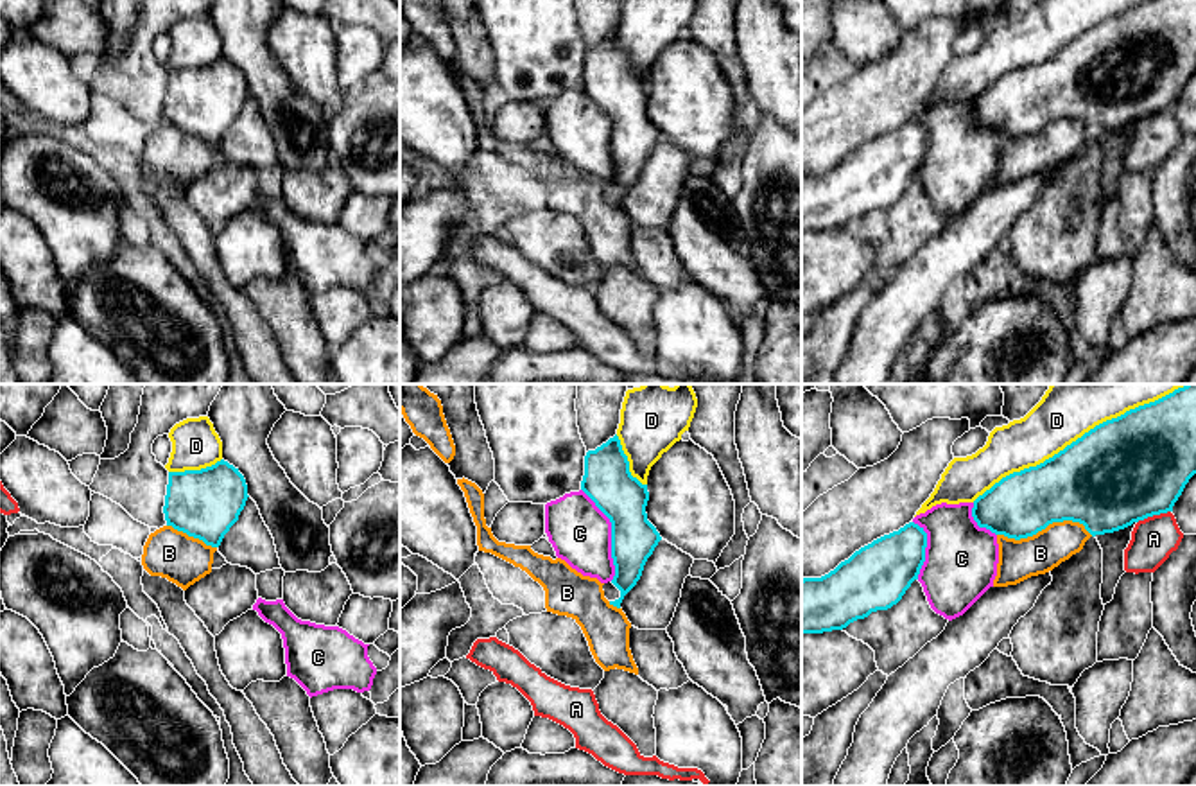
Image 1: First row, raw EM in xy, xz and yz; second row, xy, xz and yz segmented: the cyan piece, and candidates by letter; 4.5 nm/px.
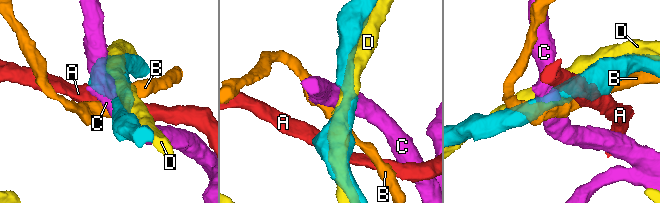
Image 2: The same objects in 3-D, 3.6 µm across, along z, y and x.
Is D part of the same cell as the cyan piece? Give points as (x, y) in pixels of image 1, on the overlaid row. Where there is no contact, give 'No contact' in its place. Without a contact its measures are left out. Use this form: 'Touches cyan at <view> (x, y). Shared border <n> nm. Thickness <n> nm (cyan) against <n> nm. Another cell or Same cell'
Touches cyan at yz (1082, 436). Shared border 1100 nm. Thickness 480 nm (cyan) against 360 nm. Another cell

